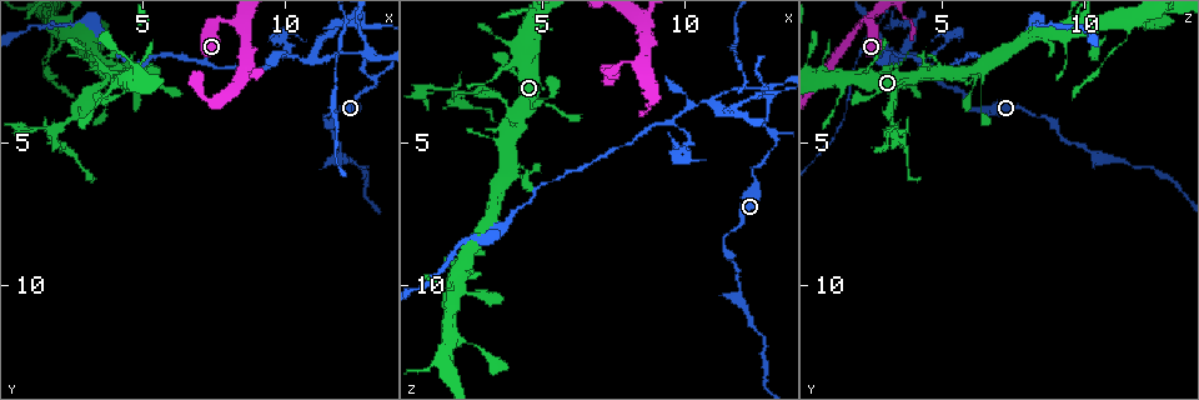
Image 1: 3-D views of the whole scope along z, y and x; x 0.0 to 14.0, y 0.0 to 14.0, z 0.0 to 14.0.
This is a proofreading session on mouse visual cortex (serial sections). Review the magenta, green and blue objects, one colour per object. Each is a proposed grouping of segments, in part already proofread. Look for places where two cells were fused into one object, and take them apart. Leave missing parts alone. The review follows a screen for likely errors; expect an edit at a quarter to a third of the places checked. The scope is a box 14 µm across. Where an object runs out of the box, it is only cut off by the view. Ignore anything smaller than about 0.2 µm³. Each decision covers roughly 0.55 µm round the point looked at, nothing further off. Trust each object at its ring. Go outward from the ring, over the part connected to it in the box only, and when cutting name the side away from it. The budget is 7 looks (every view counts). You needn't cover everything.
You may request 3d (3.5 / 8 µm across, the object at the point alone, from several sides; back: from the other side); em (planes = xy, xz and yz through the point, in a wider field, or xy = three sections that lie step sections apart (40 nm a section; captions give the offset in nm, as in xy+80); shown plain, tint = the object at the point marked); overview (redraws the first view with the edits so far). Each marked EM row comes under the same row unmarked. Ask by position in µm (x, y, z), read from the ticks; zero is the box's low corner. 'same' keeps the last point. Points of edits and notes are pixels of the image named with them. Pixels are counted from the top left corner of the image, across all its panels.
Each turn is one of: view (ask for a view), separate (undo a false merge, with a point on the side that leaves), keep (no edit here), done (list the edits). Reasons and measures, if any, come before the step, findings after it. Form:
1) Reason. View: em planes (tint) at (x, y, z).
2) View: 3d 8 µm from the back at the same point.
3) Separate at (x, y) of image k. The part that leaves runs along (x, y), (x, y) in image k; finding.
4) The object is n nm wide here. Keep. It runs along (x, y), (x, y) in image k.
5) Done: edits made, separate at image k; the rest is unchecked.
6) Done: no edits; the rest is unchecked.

Thick turns thin. View: 3d 3.5 µm at (2.7, 4.0, 3.2).

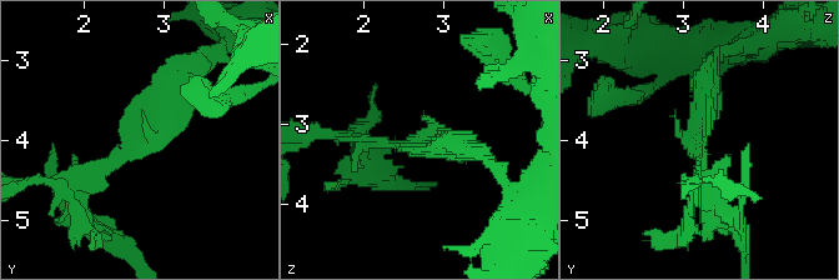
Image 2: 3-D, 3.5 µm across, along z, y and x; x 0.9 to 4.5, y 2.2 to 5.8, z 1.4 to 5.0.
The arms are 150, 350 nm wide; now the EM. View: em xy step 1 (tint) at (2.75, 4.00, 3.20).

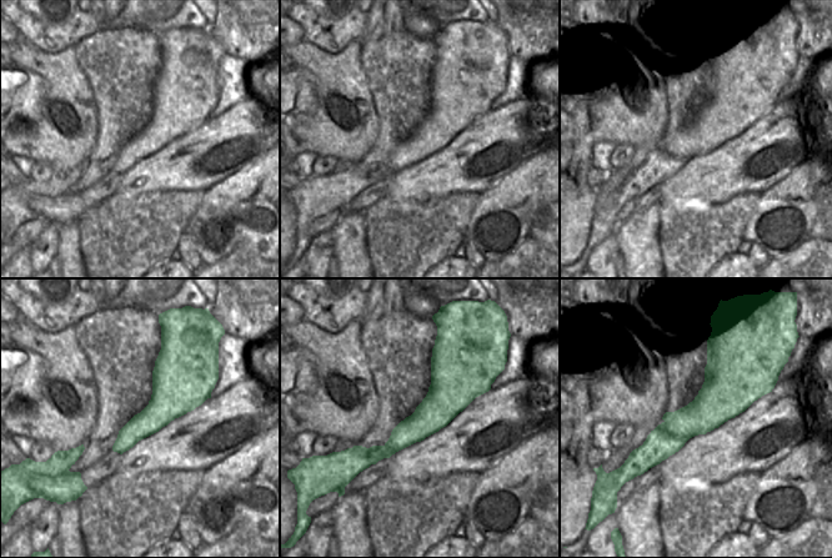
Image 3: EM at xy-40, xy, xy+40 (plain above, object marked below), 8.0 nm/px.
Separate at (361, 151) of image 2. The part that leaves runs along (397, 144), (358, 148), (390, 183) in image 2; a second cell is stuck on.

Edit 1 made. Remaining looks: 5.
Redraw. View: overview.

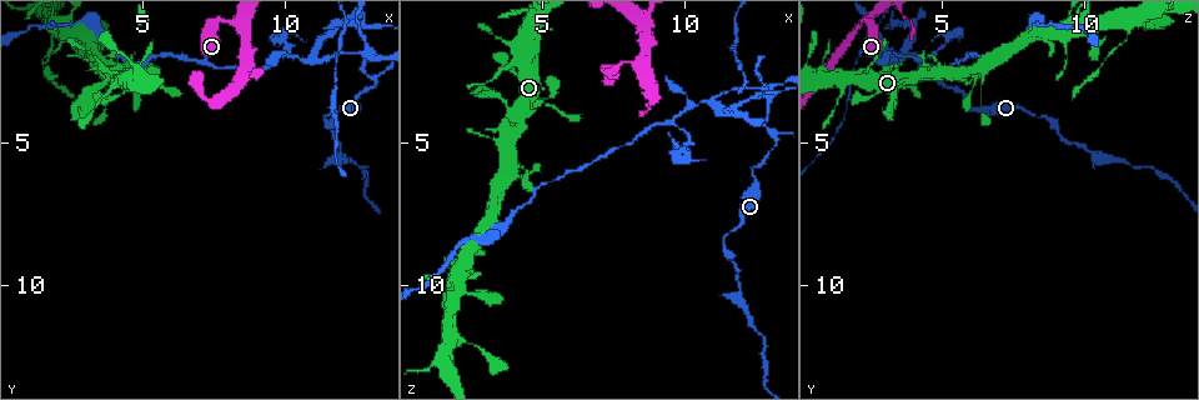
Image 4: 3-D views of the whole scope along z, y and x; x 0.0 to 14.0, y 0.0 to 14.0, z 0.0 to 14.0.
Thin neck. View: 3d 3.5 µm from the back at (12.4, 3.6, 5.9).

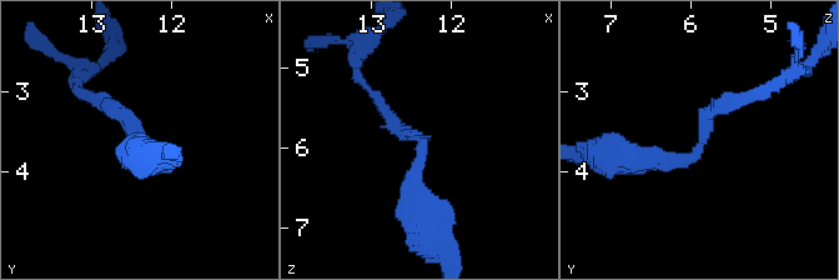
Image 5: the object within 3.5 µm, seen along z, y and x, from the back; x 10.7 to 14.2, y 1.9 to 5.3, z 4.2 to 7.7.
Now the EM. View: em planes (tint) at (12.40, 3.65, 5.90).

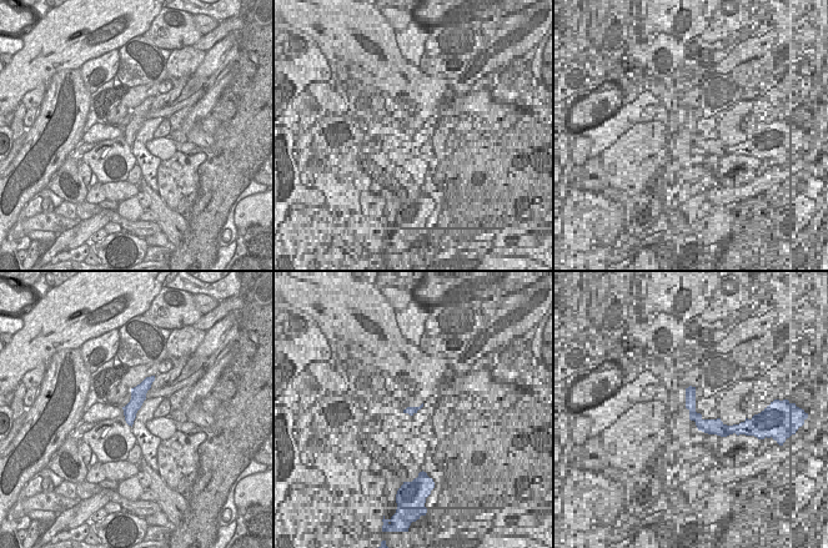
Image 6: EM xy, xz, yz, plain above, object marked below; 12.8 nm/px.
The arms are 200, 250 nm wide. Keep. It runs along (149, 380), (130, 410), (130, 421) in image 6; all the same cell.

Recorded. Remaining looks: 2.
Looks like a crossing. View: 3d 8 µm at (12.9, 2.0, 3.2).

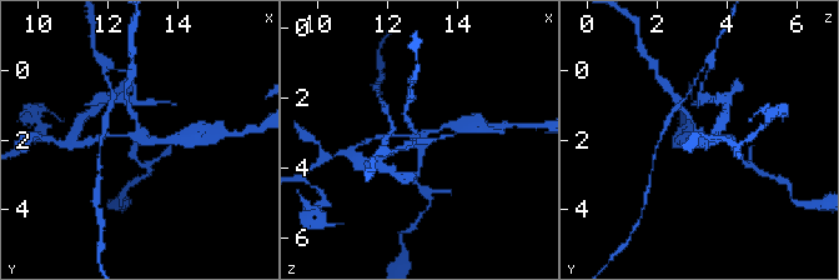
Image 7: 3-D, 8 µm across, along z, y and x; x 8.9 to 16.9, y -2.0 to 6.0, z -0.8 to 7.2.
4 arms meet here; the arms are 150, 150, 150, 150 nm wide. View: em planes (tint) at the same point.

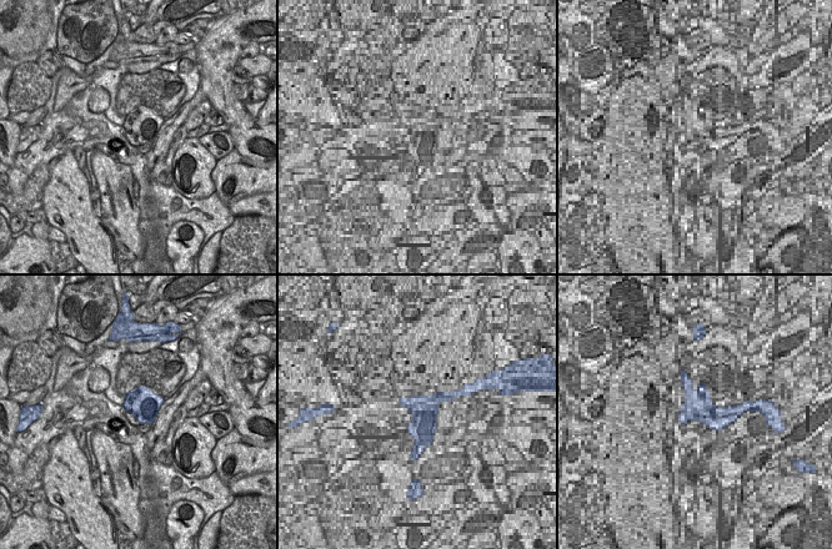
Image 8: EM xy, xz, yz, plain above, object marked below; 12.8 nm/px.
The object is 400 nm wide here. Separate at (169, 140) of image 7. The part that leaves runs along (135, 136), (95, 138), (84, 144) in image 7; two cells meet here.

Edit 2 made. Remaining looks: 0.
Done: edits made, separate at image 2, separate at image 7; the rest is unchecked.

